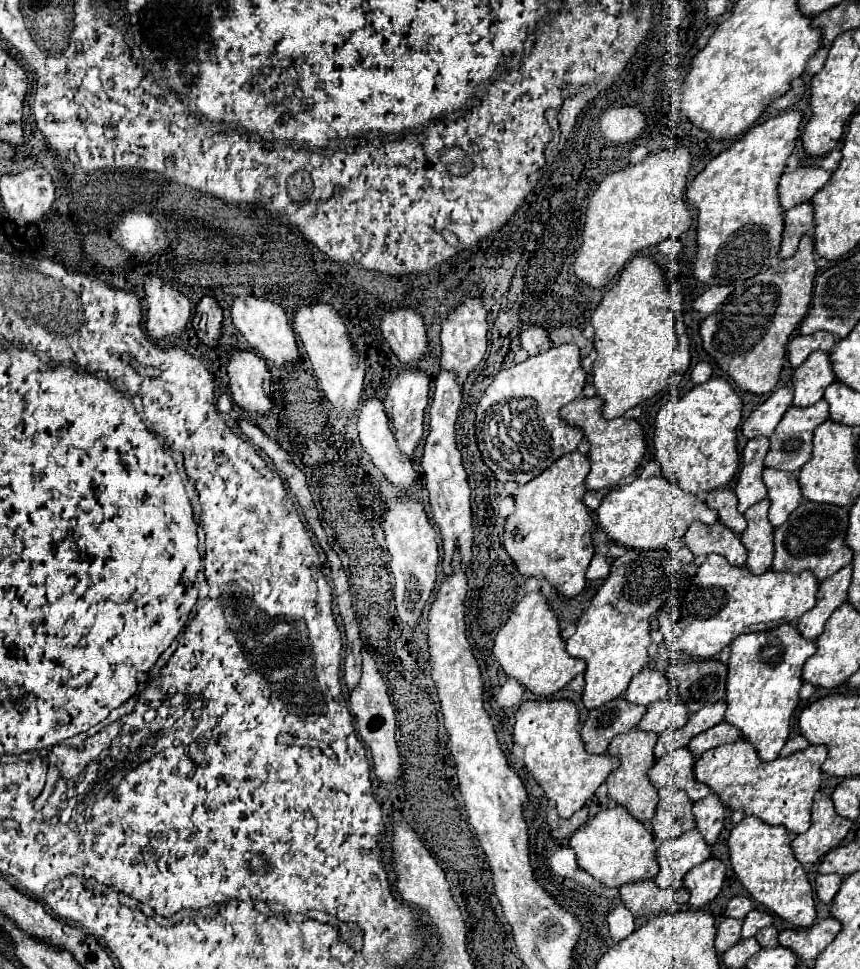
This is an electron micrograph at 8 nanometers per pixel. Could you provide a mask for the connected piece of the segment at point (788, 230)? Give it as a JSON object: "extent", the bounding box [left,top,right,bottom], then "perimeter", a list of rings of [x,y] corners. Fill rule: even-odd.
{"extent":[780,202,814,258],"perimeter":[[[810,202],[798,204],[790,208],[784,214],[786,228],[782,232],[782,248],[780,248],[780,258],[790,258],[794,250],[798,248],[798,242],[804,234],[814,230],[814,208]]]}

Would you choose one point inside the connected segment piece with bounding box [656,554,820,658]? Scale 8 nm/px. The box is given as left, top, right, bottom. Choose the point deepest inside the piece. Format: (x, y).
(727, 601)

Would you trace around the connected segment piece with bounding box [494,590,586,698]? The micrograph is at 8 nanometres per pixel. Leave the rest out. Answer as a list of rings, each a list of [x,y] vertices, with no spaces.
[[[534,590],[518,602],[514,614],[494,640],[494,656],[498,658],[506,676],[518,678],[522,686],[526,686],[540,698],[552,696],[586,668],[586,662],[582,662],[580,658],[570,658],[570,654],[566,654],[566,642],[560,636],[558,616],[554,614],[542,590]]]

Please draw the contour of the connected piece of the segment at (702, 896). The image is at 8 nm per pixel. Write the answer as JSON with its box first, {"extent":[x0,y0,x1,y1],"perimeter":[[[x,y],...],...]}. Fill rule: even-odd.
{"extent":[684,858,726,908],"perimeter":[[[710,858],[692,870],[684,878],[684,886],[690,890],[690,908],[702,908],[714,900],[722,888],[726,876],[726,864],[718,858]]]}

